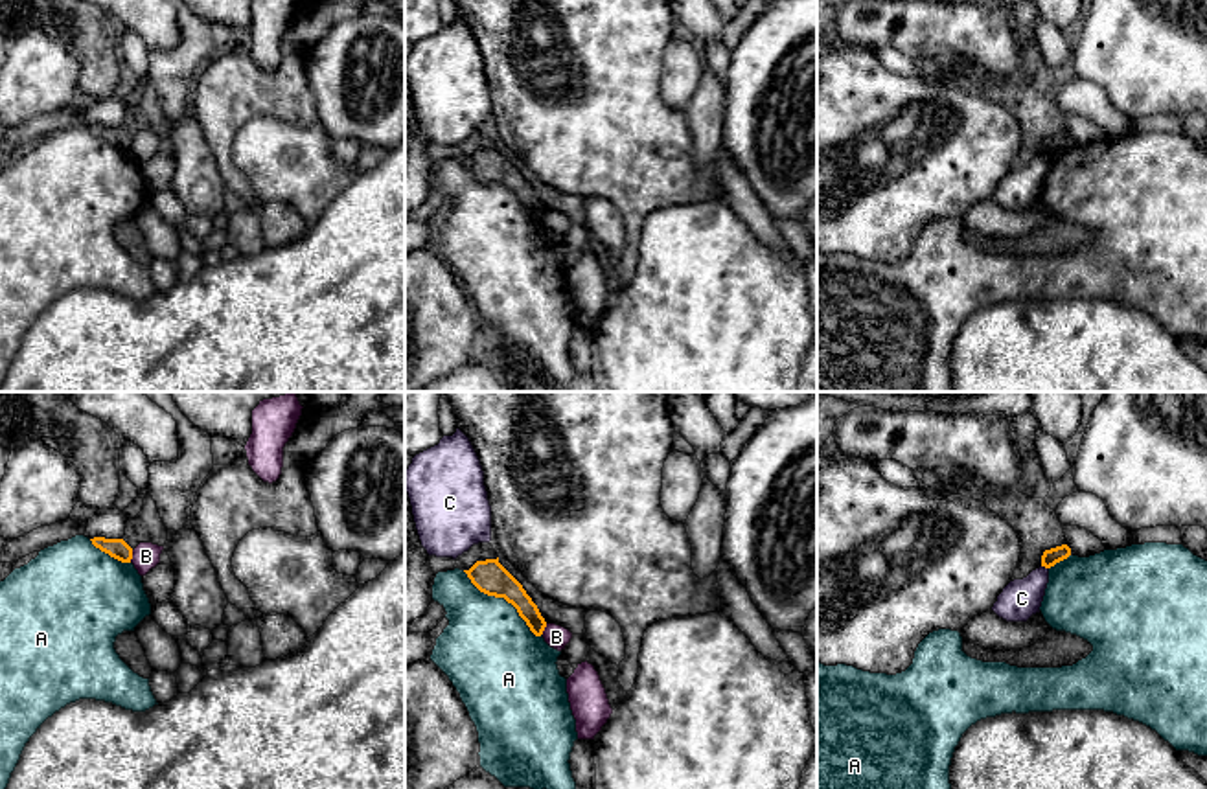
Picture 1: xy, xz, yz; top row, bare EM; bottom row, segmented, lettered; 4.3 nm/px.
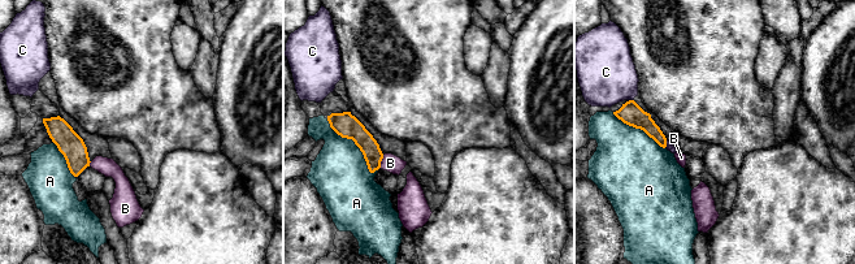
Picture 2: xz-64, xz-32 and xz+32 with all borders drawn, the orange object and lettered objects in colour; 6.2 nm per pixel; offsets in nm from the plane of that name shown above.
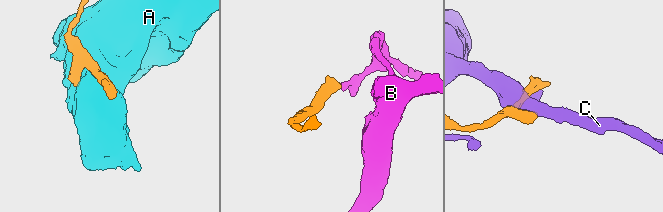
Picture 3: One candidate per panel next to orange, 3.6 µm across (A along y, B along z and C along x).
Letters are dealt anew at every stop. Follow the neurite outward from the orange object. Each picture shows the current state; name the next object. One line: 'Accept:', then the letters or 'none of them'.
Accept: none of them

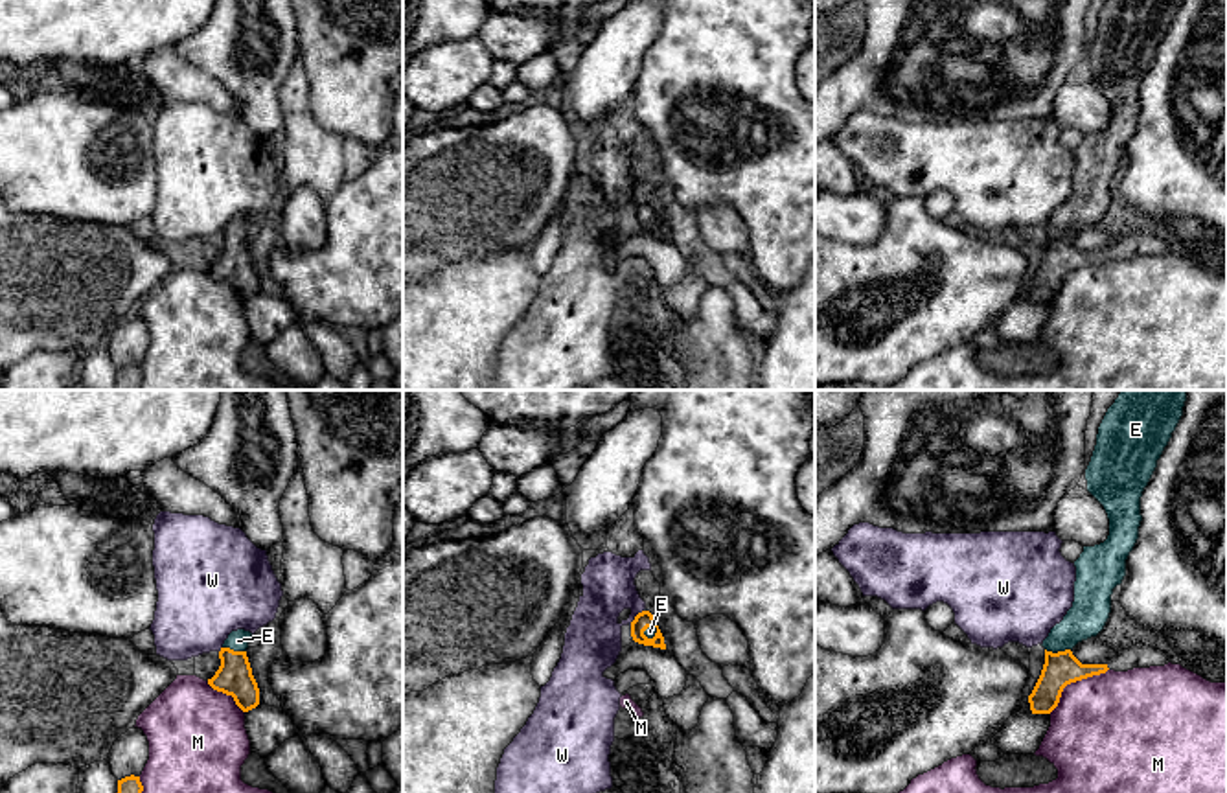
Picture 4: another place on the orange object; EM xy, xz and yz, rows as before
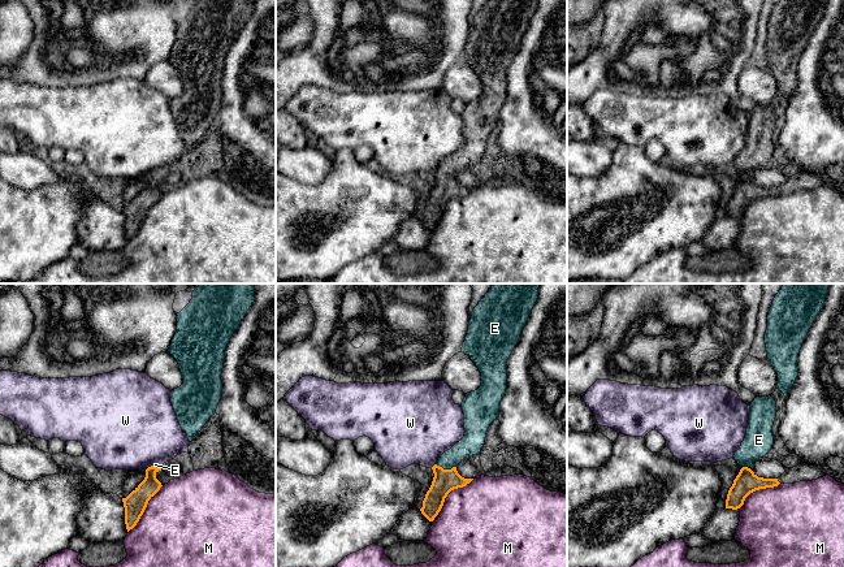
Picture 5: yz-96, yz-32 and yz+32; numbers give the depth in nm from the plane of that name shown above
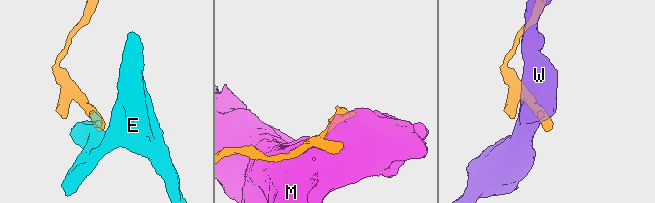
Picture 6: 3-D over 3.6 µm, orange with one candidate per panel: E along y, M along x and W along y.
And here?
Accept: E

